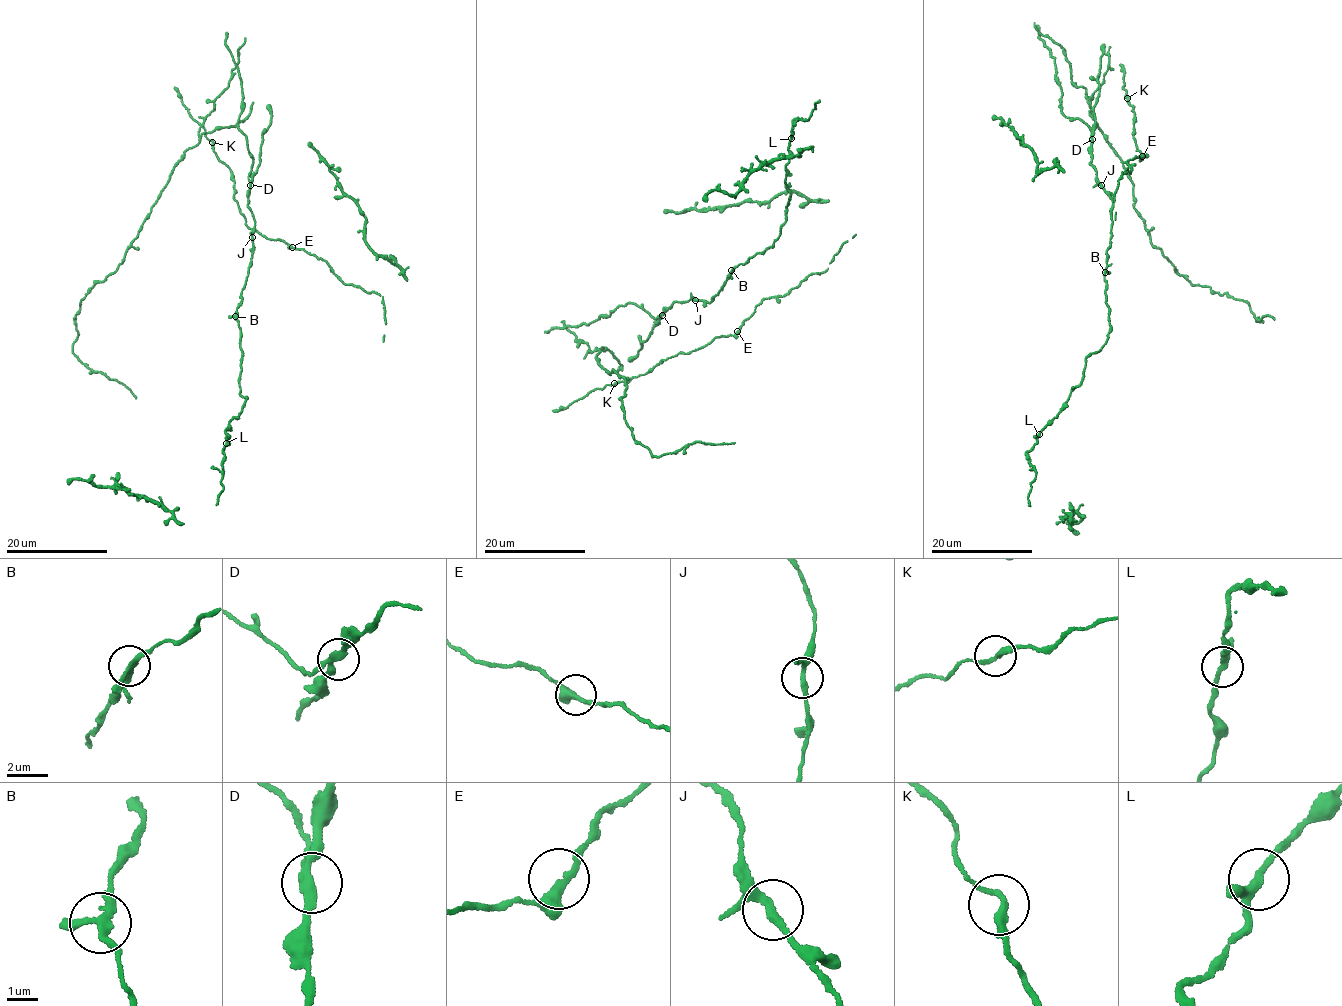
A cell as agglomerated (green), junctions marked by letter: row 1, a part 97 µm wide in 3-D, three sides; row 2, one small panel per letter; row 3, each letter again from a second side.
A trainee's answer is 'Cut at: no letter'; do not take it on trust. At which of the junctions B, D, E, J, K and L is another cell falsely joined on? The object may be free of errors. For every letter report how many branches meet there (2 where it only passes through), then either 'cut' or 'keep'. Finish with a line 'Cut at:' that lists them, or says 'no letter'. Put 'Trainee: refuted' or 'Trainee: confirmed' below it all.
B: 3 | keep
D: 3 | cut
E: 3 | keep
J: 3 | keep
K: 2 | keep
L: 3 | keep
Cut at: D
Trainee: refuted

